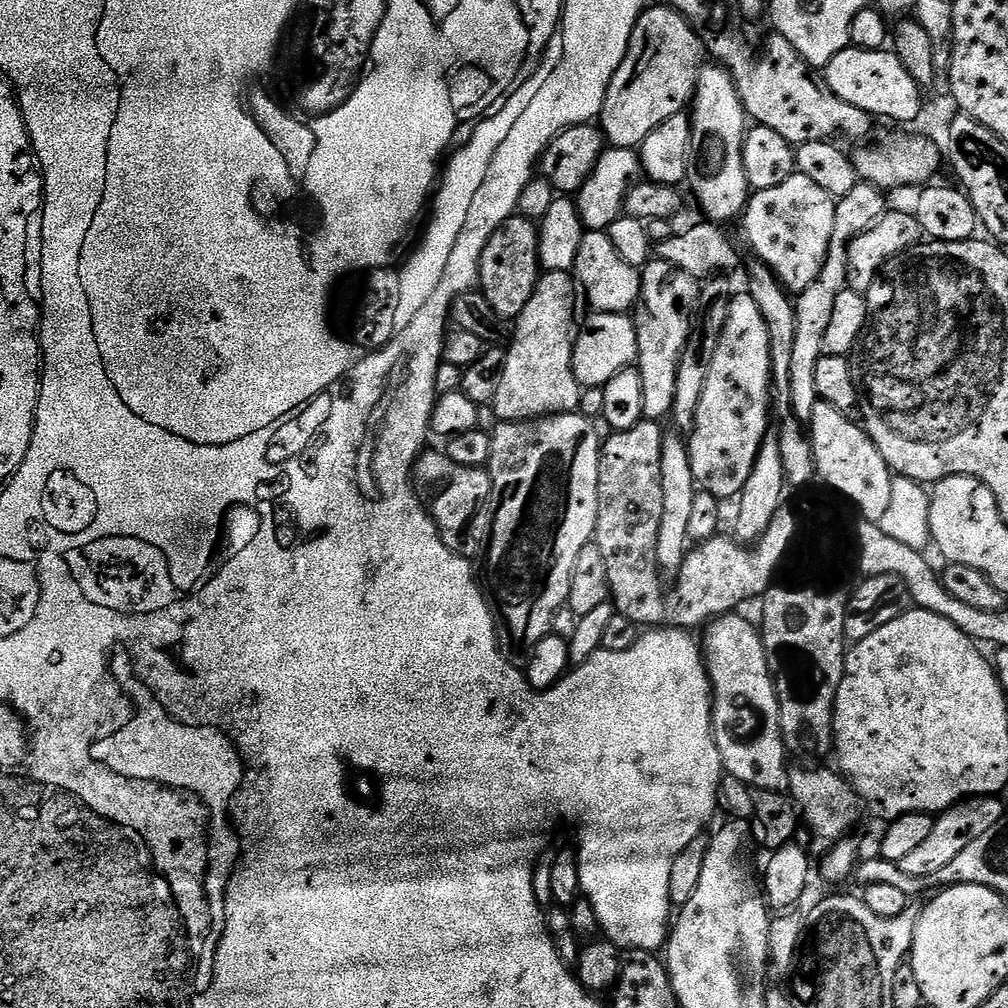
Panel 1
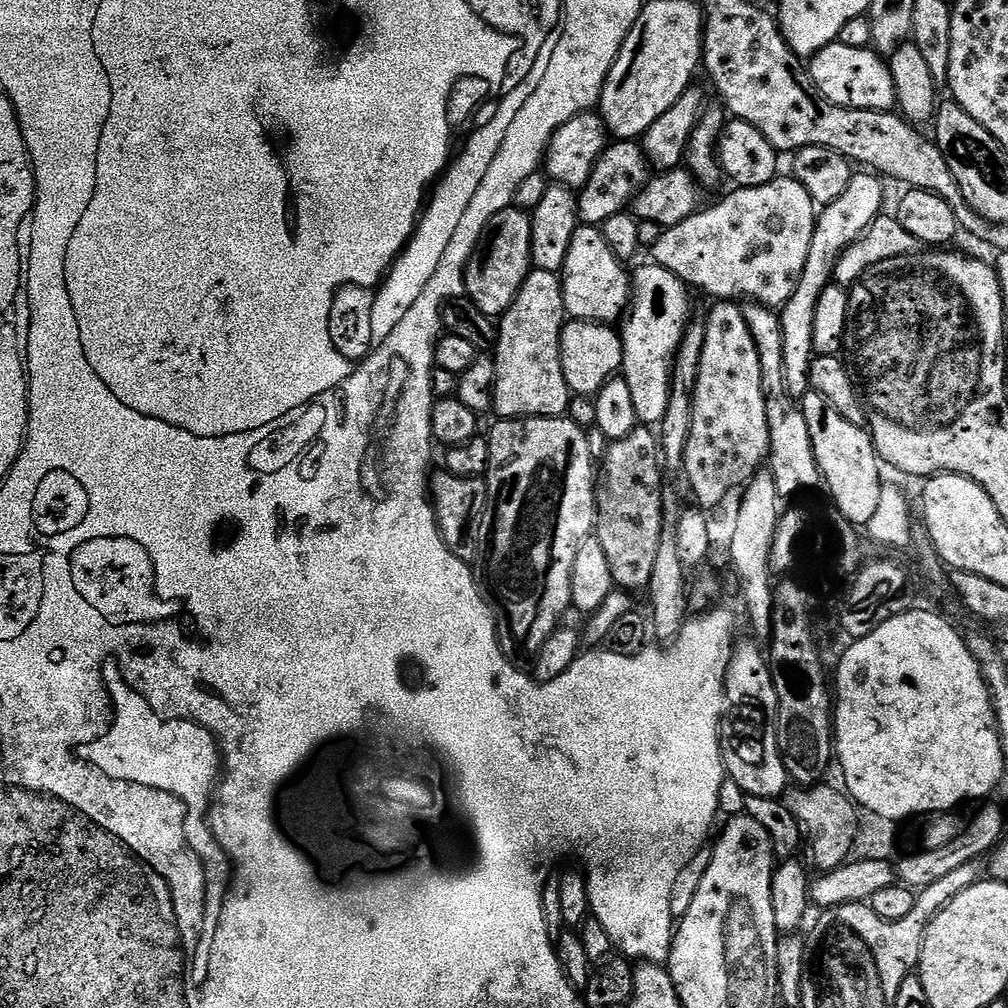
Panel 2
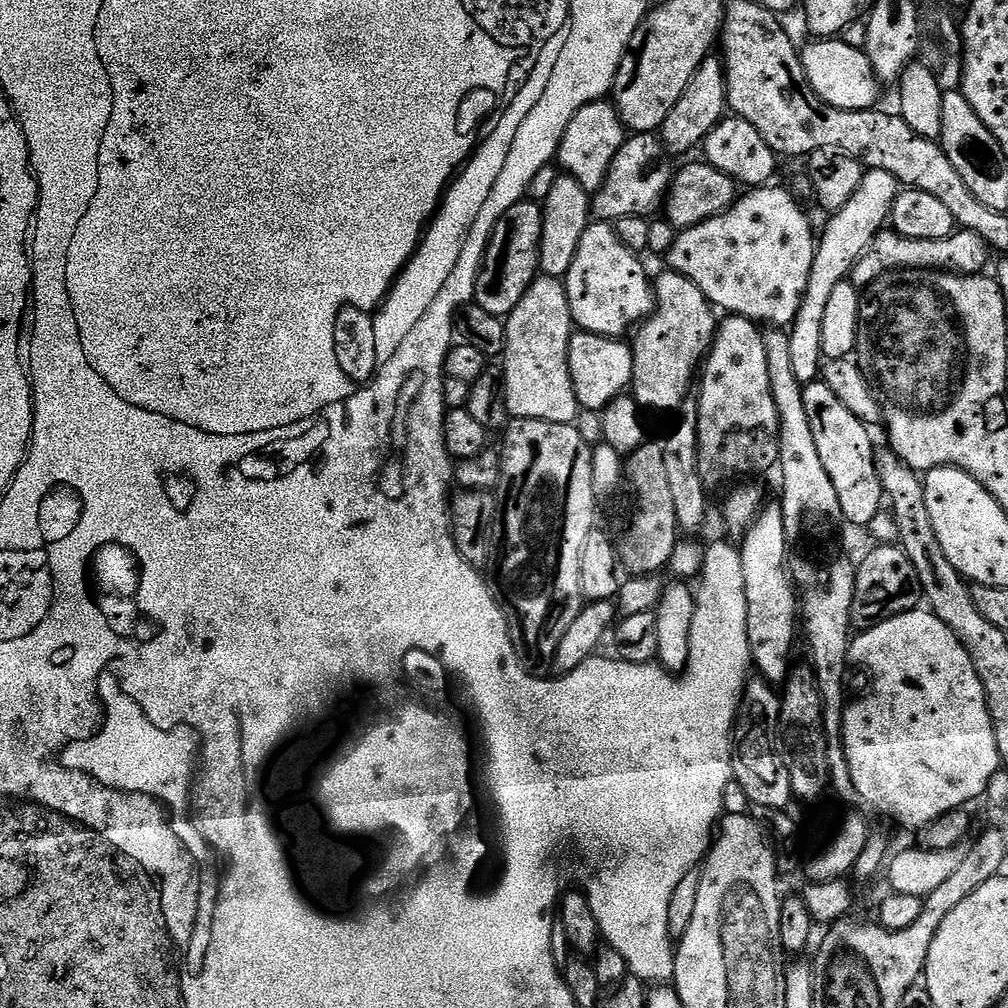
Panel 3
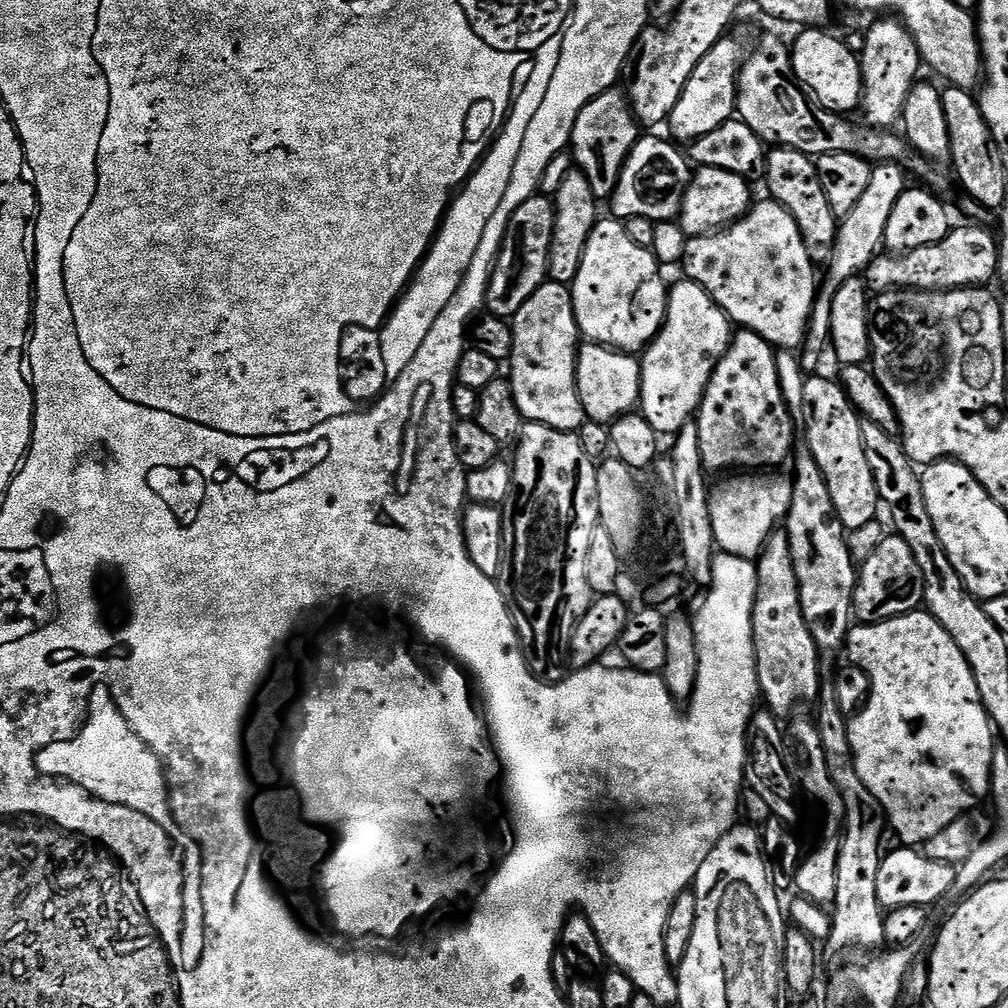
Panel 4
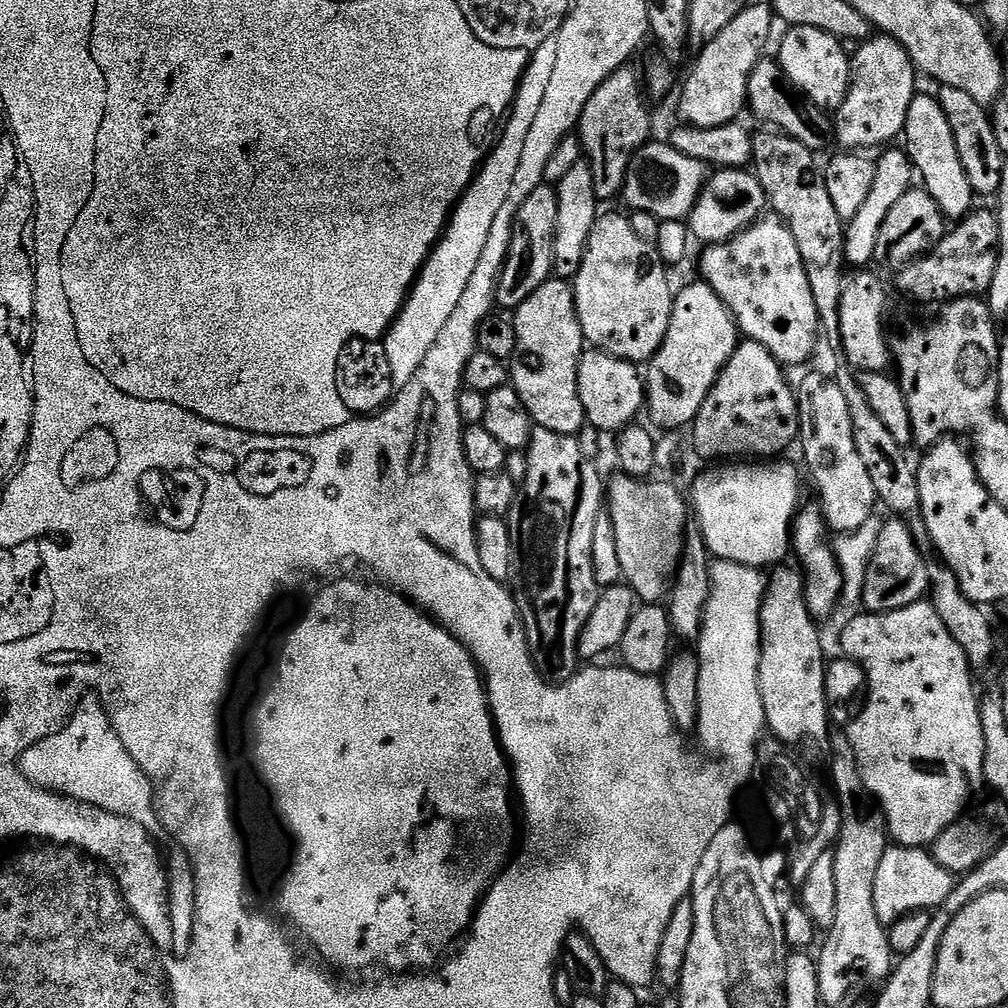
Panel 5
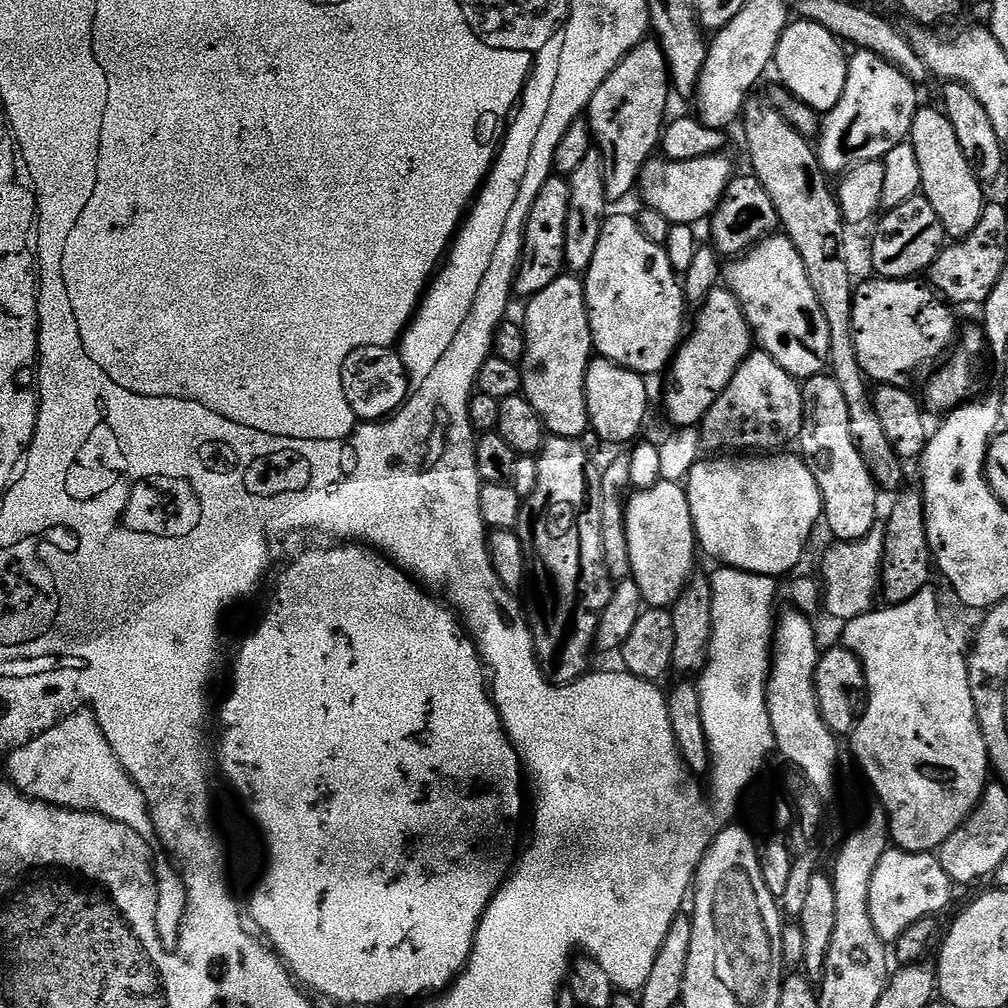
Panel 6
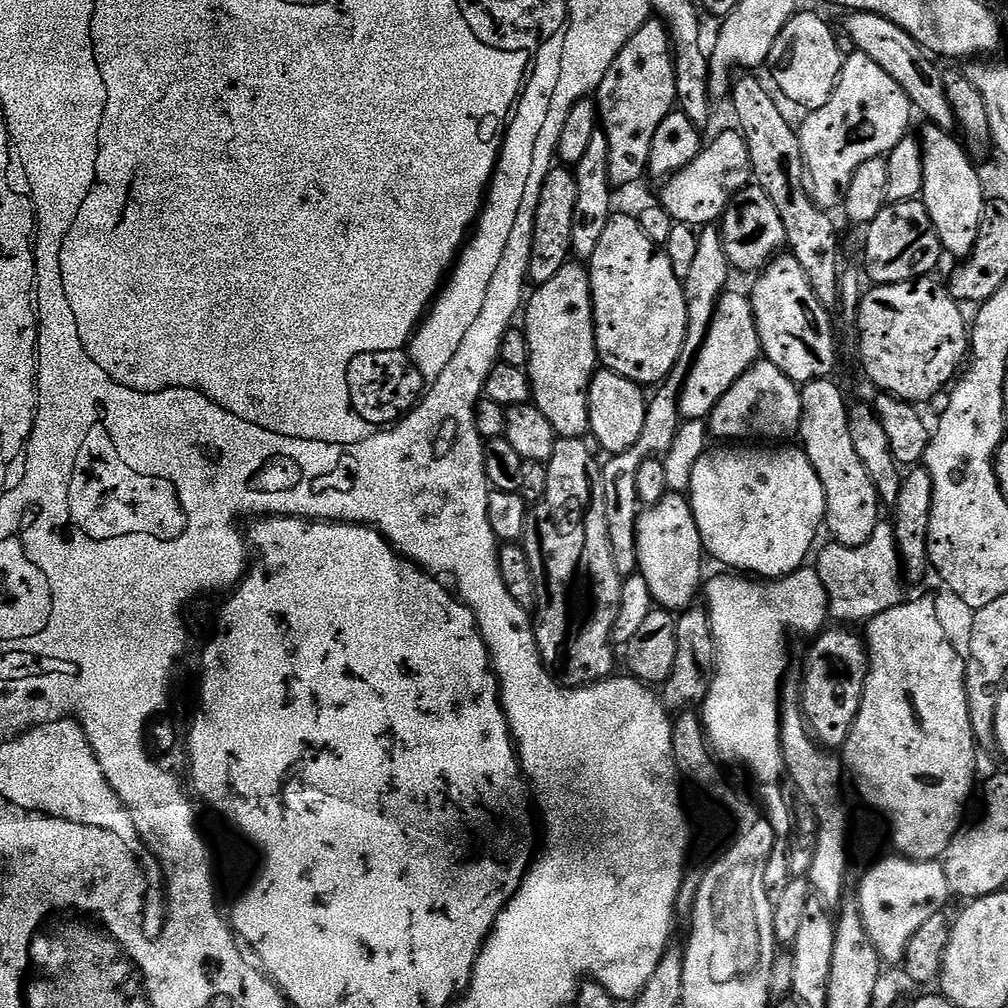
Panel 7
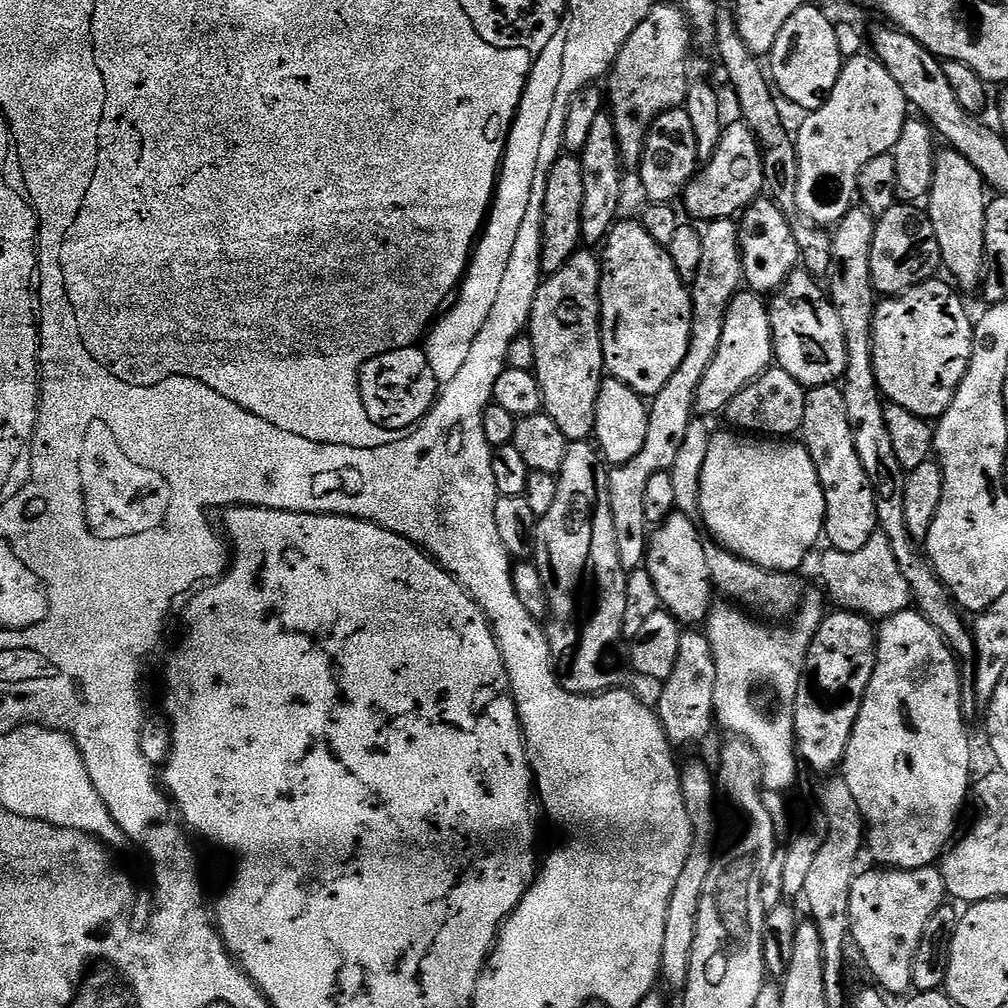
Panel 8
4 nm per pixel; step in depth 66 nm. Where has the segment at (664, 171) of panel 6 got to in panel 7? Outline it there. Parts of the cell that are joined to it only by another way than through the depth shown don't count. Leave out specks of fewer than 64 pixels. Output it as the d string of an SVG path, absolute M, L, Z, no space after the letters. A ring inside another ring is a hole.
M736 130L724 132L713 144L705 143L690 166L663 181L658 204L669 212L675 223L712 226L724 215L737 192L749 187L752 179L752 163L744 137Z

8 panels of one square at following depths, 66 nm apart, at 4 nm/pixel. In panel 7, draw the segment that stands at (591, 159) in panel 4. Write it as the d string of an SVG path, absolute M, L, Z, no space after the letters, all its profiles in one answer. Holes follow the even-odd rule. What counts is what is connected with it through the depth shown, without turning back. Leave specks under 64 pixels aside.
M649 18L622 46L594 93L598 124L610 146L610 182L617 189L645 179L654 130L676 108L676 62L672 37L659 18Z

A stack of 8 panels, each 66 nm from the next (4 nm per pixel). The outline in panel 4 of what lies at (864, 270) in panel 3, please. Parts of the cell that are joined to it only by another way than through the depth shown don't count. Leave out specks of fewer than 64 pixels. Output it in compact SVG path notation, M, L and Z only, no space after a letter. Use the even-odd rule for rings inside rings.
M968 222L965 223L965 228L956 228L953 227L951 231L949 231L948 236L946 238L942 238L942 242L934 242L930 246L922 246L918 250L910 250L909 252L902 252L899 254L880 254L872 259L868 263L866 269L866 284L869 289L873 293L879 294L882 292L890 292L893 290L903 290L905 288L916 288L919 292L948 292L951 288L978 288L981 286L991 285L992 279L997 279L998 269L1000 266L1000 246L995 235L992 236L987 232L987 227L981 226L979 223Z

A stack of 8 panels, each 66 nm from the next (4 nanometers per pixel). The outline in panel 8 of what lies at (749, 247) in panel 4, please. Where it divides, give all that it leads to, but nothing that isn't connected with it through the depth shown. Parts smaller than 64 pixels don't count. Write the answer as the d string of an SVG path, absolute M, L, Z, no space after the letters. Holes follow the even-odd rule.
M797 270L786 278L786 282L771 297L768 304L768 317L772 331L772 350L775 363L790 378L794 378L805 389L836 384L843 377L846 370L846 338L842 338L842 325L838 322L838 314L834 310L827 291L818 285L817 277L807 270Z

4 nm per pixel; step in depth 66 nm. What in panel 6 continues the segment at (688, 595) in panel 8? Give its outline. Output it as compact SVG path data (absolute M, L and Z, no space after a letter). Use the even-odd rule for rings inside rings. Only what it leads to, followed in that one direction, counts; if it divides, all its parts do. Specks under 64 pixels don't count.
M660 479L654 486L633 491L624 505L624 521L626 546L630 546L631 579L635 580L643 603L649 608L671 609L693 575L696 552L698 556L687 487L675 480Z

